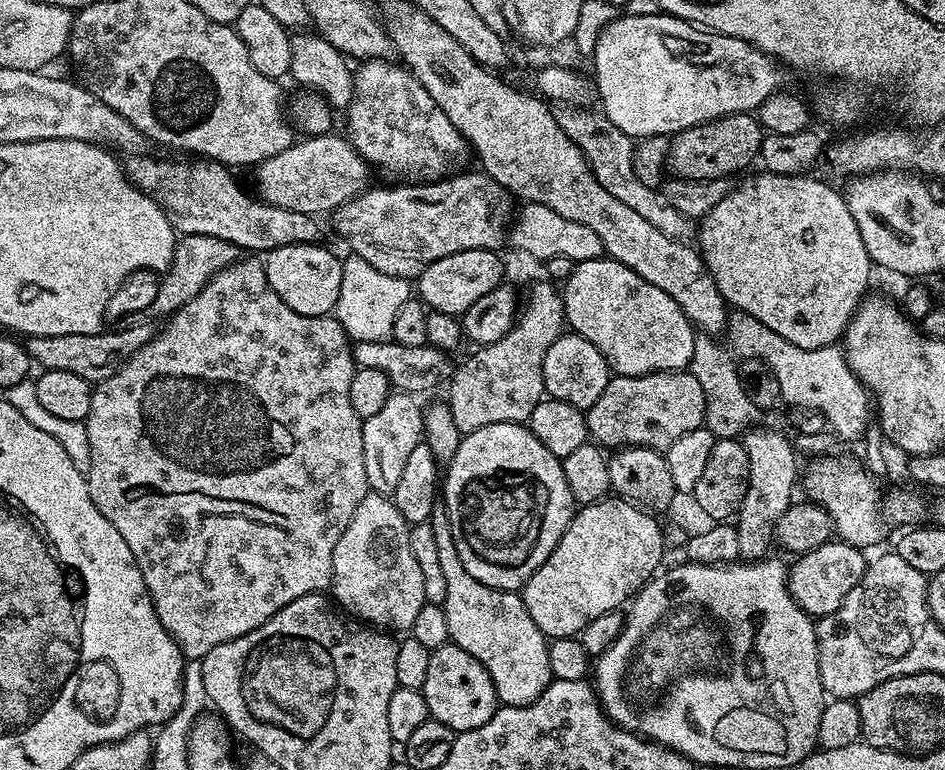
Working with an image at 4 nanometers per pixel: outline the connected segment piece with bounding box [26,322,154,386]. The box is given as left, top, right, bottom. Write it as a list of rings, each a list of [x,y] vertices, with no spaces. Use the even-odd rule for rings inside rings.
[[[148,322],[140,325],[129,323],[126,328],[116,328],[113,332],[101,330],[94,334],[54,334],[53,336],[27,337],[26,347],[33,365],[44,370],[67,370],[70,374],[78,374],[78,378],[86,378],[95,386],[106,378],[118,374],[118,370],[154,335],[154,328]]]

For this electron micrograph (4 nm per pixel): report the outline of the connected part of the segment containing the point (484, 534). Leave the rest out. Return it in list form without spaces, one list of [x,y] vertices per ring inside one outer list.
[[[524,424],[482,426],[482,430],[469,432],[461,439],[454,458],[446,465],[446,471],[442,476],[442,503],[450,514],[450,526],[454,534],[454,546],[458,550],[458,558],[462,562],[462,566],[466,566],[466,571],[473,578],[478,578],[478,582],[503,592],[523,589],[525,582],[538,570],[538,566],[542,566],[542,562],[546,562],[546,558],[552,553],[554,546],[558,546],[562,534],[568,528],[568,523],[574,515],[574,501],[570,494],[570,486],[566,486],[566,474],[562,470],[560,462],[561,457],[550,454],[550,450],[546,450],[546,446],[542,446],[542,442],[538,442],[538,438],[534,438],[532,431]]]

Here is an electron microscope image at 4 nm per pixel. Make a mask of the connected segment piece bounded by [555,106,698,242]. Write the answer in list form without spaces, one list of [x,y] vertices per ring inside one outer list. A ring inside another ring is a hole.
[[[560,106],[555,109],[558,126],[562,126],[566,138],[573,140],[582,150],[582,154],[588,159],[588,165],[592,168],[594,178],[598,178],[598,182],[602,182],[602,187],[609,194],[614,194],[614,198],[618,198],[618,202],[630,206],[630,210],[642,214],[642,218],[646,218],[646,222],[650,222],[650,226],[662,230],[662,234],[666,234],[666,238],[685,242],[695,241],[698,236],[697,221],[682,214],[682,210],[674,210],[674,206],[670,206],[663,191],[646,186],[642,182],[642,178],[638,178],[638,174],[634,174],[633,137],[622,134],[622,130],[618,130],[618,126],[614,126],[614,122],[610,122],[604,117],[603,111],[588,111],[592,110],[584,106]]]

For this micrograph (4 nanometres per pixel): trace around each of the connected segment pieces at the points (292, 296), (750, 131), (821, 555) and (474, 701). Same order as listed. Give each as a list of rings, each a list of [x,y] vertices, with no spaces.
[[[320,242],[287,244],[263,257],[266,278],[274,294],[278,294],[278,298],[282,298],[290,310],[298,310],[298,314],[326,316],[335,309],[338,302],[338,290],[342,290],[342,260],[322,245]]]
[[[736,112],[733,116],[723,116],[693,128],[687,128],[675,133],[668,145],[667,171],[673,177],[681,180],[723,180],[732,178],[735,172],[740,172],[751,160],[755,161],[760,155],[760,143],[766,133],[760,127],[760,121],[755,115]]]
[[[833,538],[828,543],[818,546],[809,552],[801,552],[788,568],[787,585],[794,602],[803,612],[813,618],[826,614],[834,614],[842,602],[846,602],[846,594],[858,586],[864,576],[866,567],[865,553],[854,544],[845,544],[839,538]]]
[[[451,642],[431,649],[430,667],[426,669],[426,682],[422,689],[431,719],[450,726],[452,731],[474,730],[496,713],[498,701],[490,674],[474,654],[466,654],[462,646]]]

